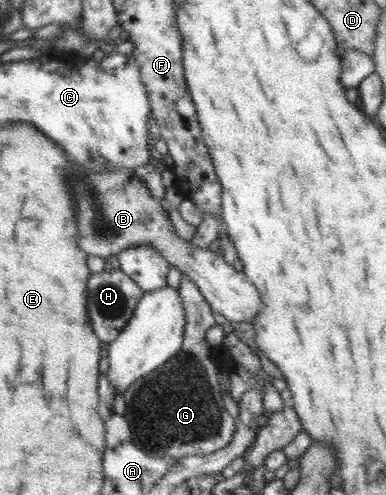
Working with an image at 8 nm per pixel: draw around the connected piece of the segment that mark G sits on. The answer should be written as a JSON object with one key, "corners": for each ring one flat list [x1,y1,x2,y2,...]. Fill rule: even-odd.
{"corners":[[182,274,177,291,185,311,182,346,166,363,126,389,123,417,131,430,128,438,136,448,164,458,179,459,221,451,230,444,238,424,224,408,216,363,208,359,204,334,216,325,215,313,189,276]]}

